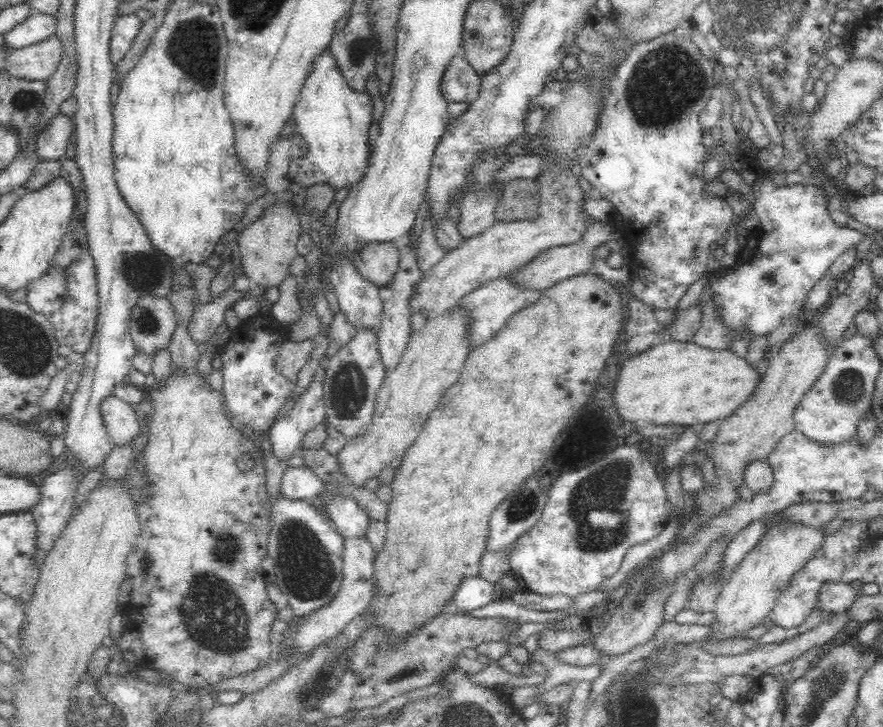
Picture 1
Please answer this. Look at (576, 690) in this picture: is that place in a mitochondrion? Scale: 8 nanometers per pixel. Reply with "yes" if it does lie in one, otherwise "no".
no

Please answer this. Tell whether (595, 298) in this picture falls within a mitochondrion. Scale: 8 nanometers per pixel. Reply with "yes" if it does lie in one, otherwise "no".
no

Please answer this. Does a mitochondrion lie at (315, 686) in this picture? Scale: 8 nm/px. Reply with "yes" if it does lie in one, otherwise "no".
yes

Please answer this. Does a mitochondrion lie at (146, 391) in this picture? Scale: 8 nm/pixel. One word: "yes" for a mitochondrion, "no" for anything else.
no

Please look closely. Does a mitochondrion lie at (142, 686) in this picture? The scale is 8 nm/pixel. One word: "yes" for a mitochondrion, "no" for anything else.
no

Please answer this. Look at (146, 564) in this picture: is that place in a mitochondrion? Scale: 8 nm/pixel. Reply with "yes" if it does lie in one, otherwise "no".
yes

